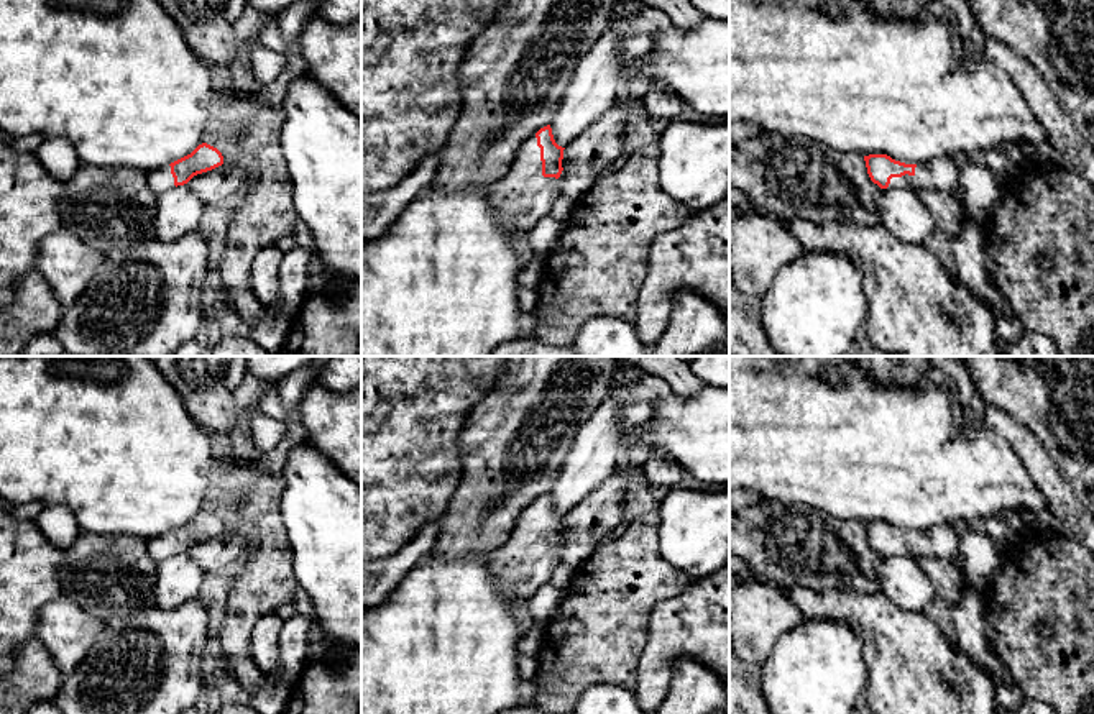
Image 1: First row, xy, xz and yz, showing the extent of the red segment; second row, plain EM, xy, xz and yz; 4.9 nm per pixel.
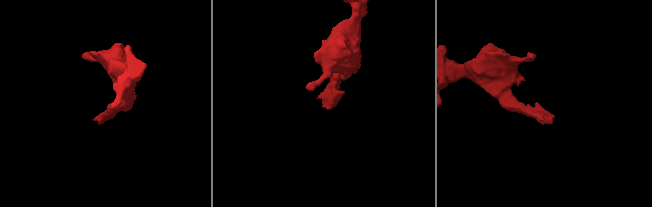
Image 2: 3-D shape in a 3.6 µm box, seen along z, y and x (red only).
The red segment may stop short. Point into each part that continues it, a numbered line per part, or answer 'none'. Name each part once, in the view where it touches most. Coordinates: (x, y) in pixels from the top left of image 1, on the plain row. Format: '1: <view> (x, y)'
1: xz (523, 565)

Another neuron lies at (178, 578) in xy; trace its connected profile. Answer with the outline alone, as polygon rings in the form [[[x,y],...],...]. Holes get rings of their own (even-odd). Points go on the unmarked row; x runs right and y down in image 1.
[[[187,552],[158,561],[154,583],[154,606],[172,609],[194,599],[205,578],[204,570]]]

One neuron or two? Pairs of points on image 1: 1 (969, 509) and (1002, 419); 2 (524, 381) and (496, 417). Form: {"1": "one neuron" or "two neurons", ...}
{"1": "two neurons", "2": "one neuron"}

